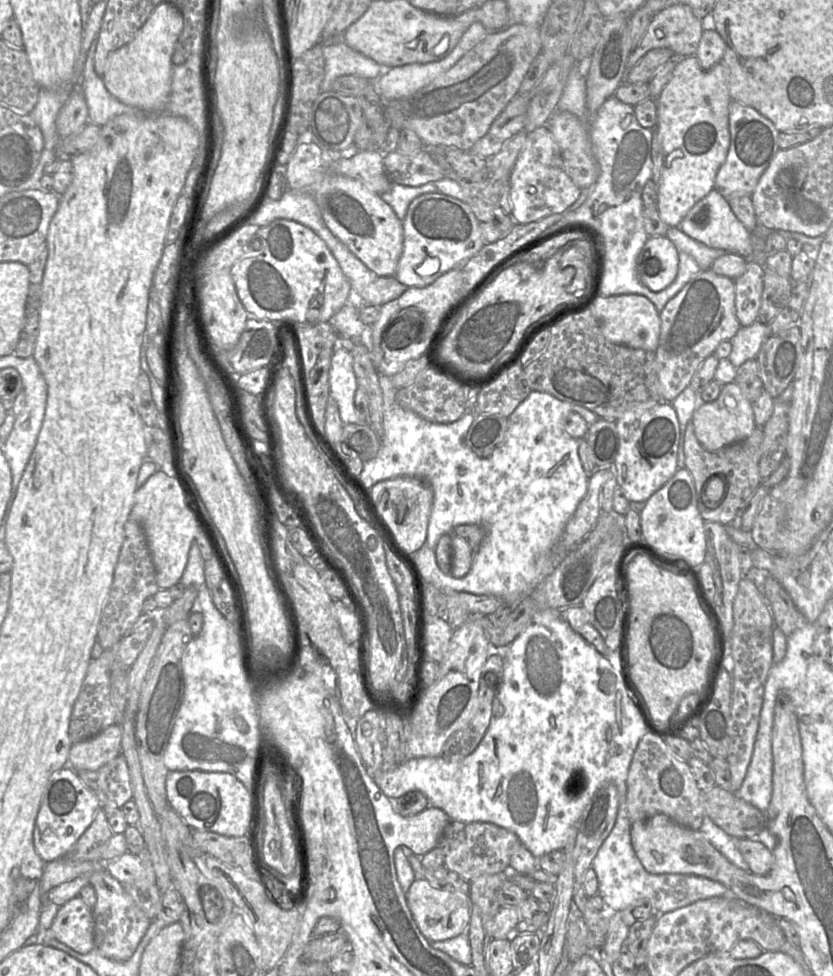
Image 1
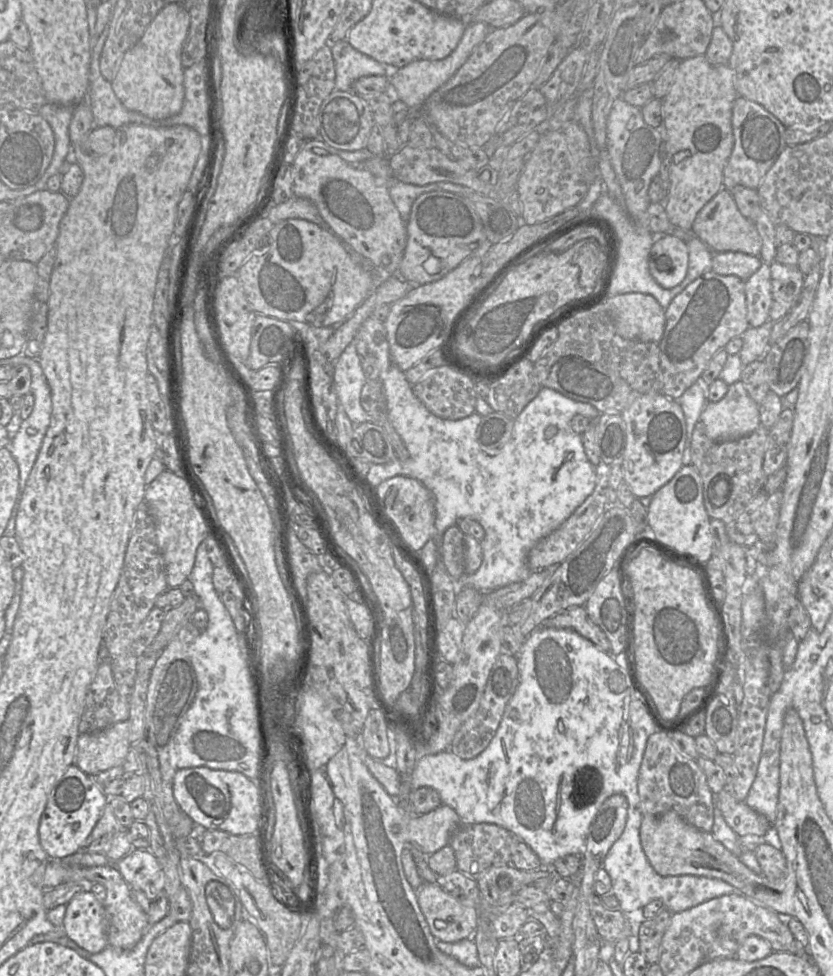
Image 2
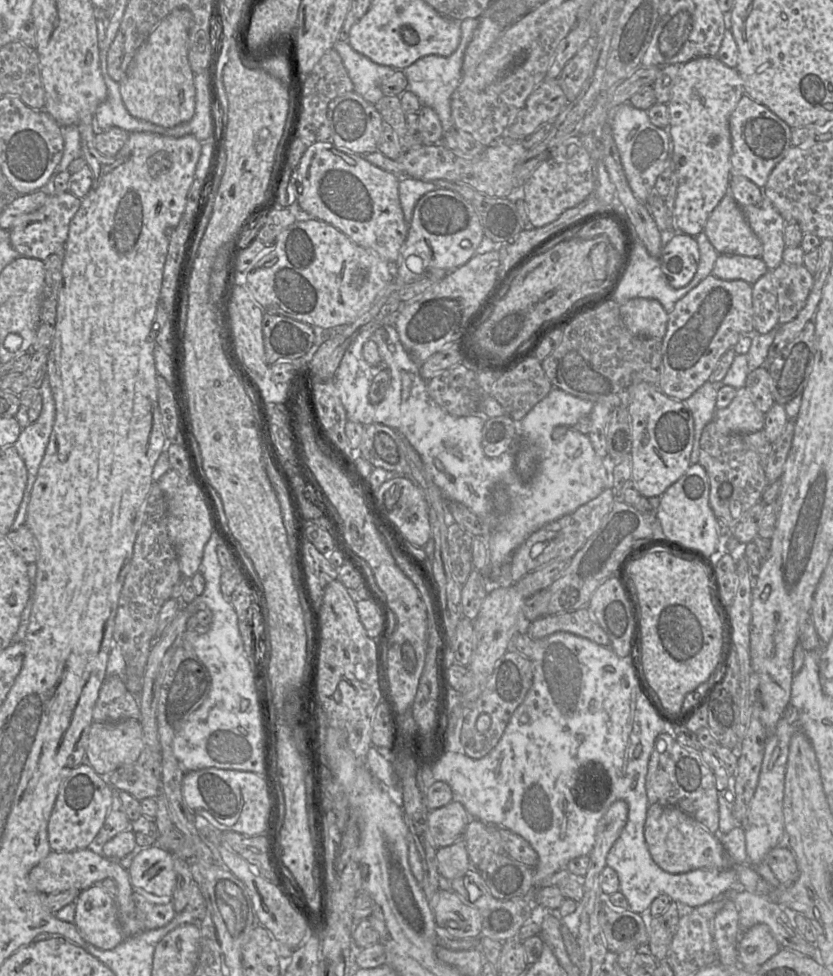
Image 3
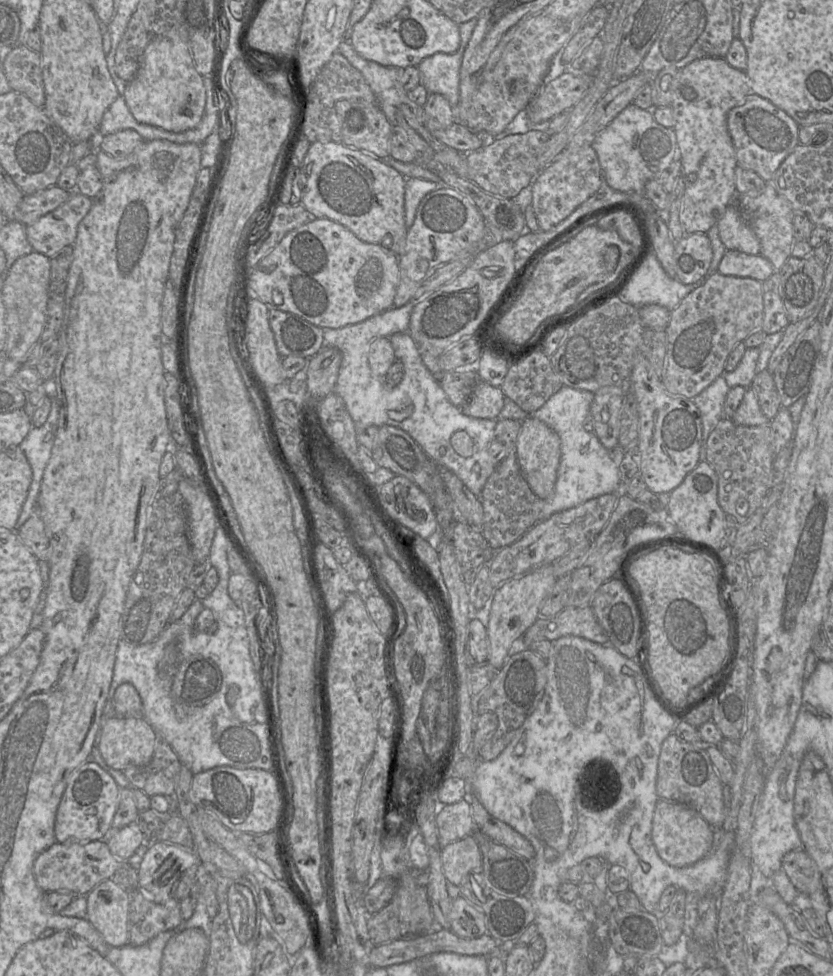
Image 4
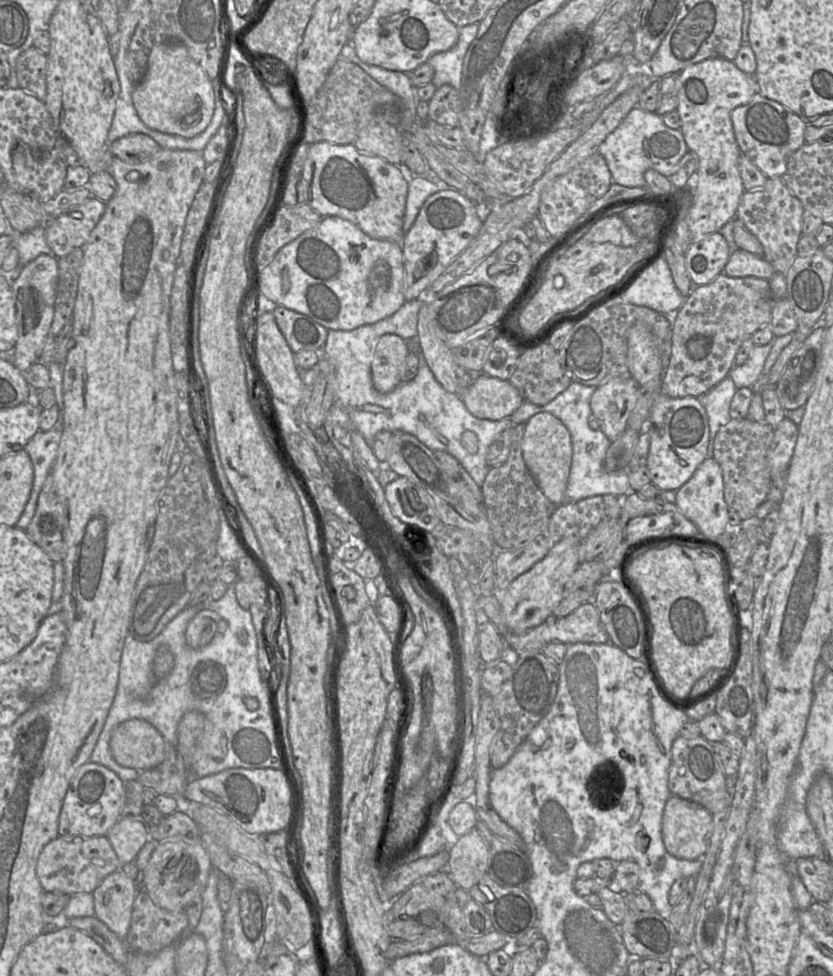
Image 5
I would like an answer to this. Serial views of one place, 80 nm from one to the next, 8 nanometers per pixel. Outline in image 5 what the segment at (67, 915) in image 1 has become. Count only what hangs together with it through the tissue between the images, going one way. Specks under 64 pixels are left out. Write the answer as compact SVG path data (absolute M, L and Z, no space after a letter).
M116 870L92 892L95 917L105 923L120 939L125 940L131 922L132 905L139 881Z

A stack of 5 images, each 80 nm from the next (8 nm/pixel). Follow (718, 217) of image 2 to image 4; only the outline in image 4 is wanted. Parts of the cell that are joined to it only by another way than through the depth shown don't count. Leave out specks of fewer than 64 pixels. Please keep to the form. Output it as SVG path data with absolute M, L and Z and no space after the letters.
M735 204L727 206L717 222L719 237L727 250L737 250L747 254L760 254L761 244Z

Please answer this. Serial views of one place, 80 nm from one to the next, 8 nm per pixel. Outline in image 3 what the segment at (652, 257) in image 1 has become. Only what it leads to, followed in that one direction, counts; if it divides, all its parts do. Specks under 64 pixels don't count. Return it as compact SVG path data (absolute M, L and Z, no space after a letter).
M678 232L662 248L660 267L674 288L686 286L697 271L700 252L696 238Z

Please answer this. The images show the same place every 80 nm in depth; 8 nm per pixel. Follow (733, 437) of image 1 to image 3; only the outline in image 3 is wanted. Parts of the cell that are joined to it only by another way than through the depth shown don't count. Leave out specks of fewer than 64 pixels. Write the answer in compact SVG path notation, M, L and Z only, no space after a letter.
M746 386L737 389L730 404L717 409L713 418L722 433L751 433L764 428L764 413L754 404Z

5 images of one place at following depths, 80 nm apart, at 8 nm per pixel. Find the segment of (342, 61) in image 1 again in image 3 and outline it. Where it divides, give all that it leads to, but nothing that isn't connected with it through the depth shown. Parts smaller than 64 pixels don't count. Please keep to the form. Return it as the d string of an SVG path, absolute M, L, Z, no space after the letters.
M338 39L333 49L338 52L343 61L354 85L354 92L372 104L377 103L384 96L380 89L380 81L398 70L374 63L356 52L348 41Z

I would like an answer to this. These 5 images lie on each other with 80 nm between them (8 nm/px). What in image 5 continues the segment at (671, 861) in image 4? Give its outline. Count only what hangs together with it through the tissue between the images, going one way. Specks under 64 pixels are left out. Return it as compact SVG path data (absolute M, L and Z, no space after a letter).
M671 795L667 800L661 825L662 838L667 852L679 859L702 859L713 833L713 816L700 804Z

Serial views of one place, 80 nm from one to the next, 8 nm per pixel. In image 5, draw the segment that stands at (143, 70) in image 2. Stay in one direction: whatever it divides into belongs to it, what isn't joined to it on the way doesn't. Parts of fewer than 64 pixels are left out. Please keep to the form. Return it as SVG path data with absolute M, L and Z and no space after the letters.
M169 40L155 44L149 52L143 78L135 83L133 105L139 118L151 129L193 138L210 124L216 105L212 80L193 60L185 45Z

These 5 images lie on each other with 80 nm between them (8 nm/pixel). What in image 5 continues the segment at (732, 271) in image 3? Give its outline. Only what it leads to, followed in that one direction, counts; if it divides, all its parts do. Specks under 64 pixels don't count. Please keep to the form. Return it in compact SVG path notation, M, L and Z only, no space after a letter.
M737 248L730 253L723 273L729 277L757 277L770 279L775 270L773 266L764 258L746 250Z

